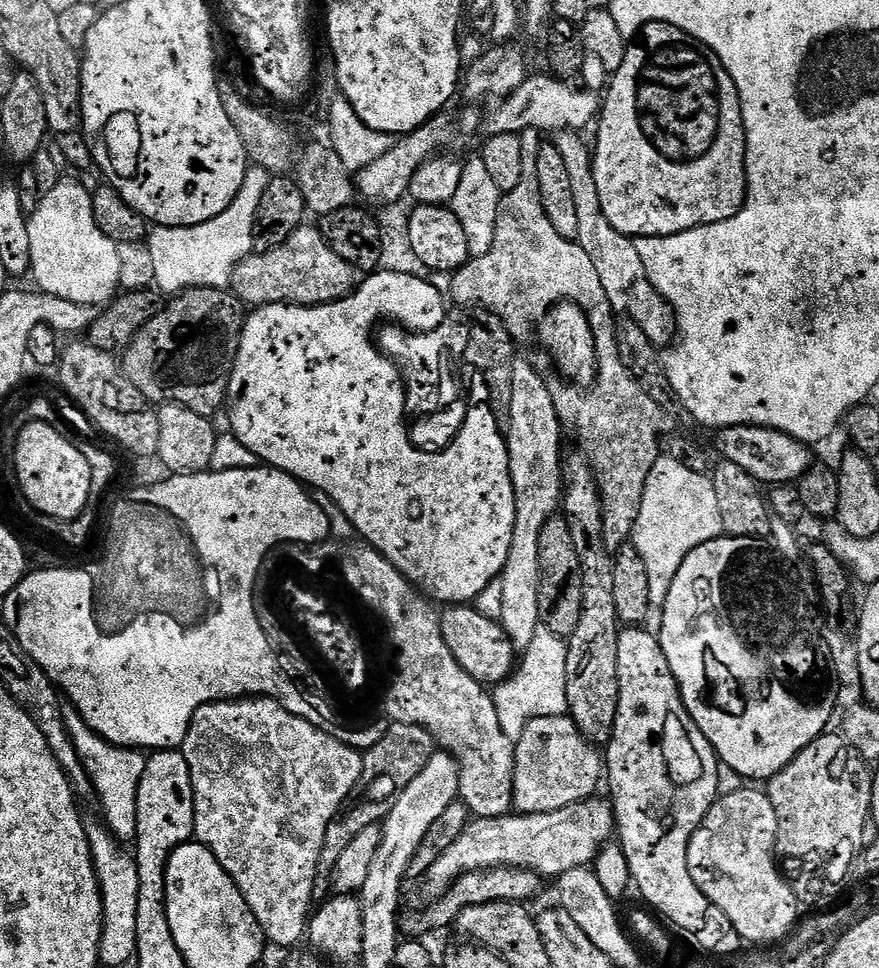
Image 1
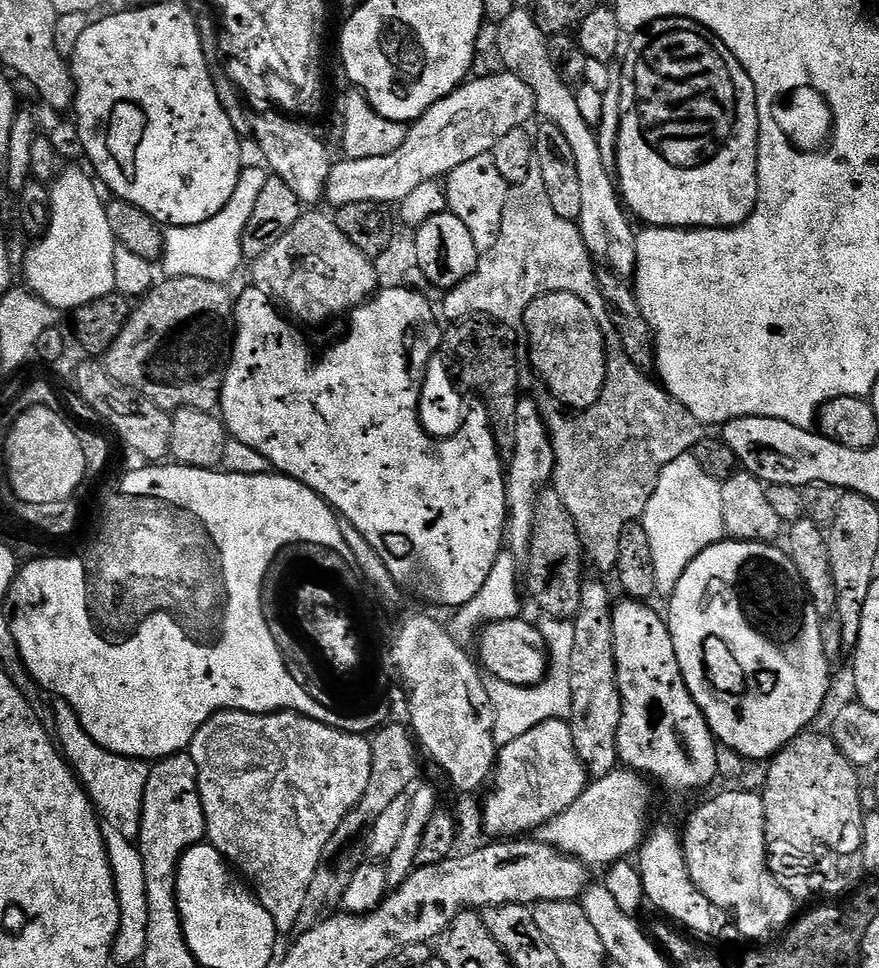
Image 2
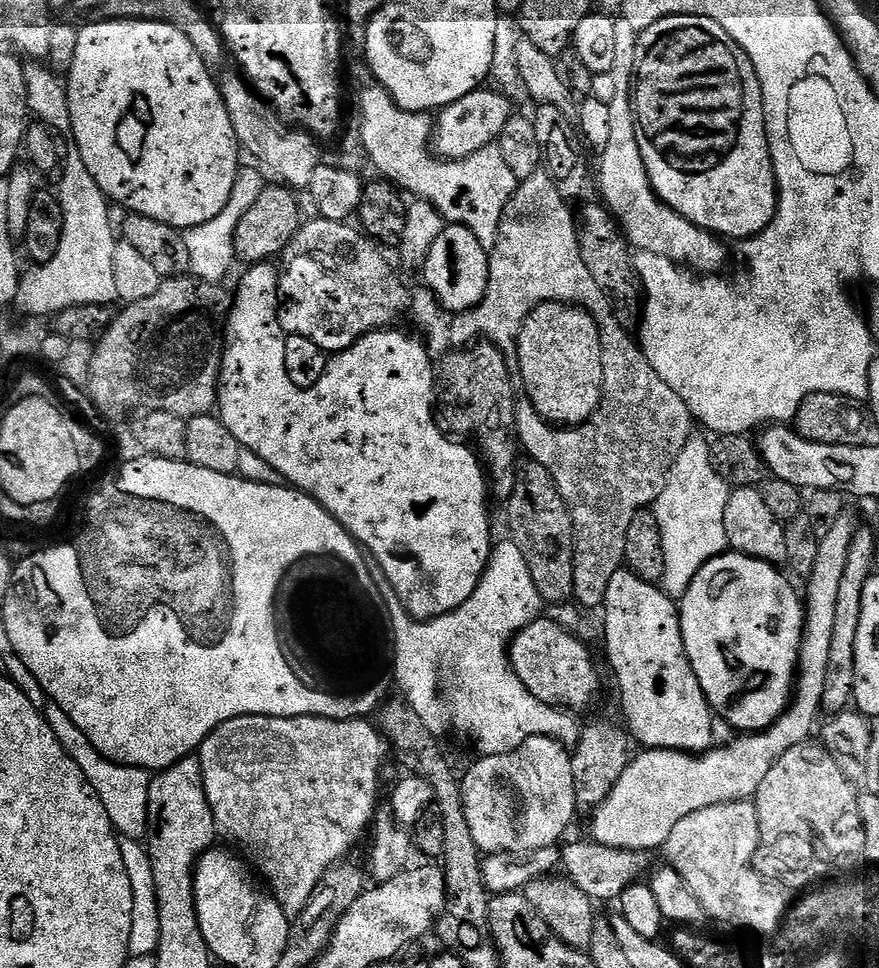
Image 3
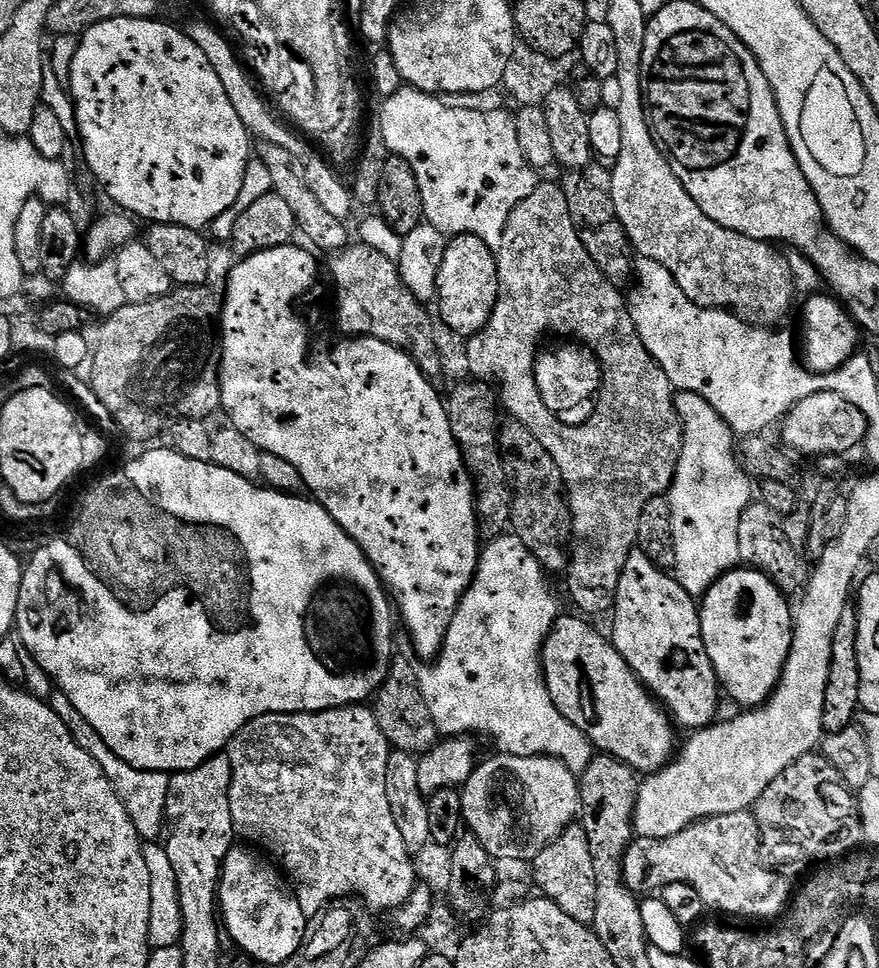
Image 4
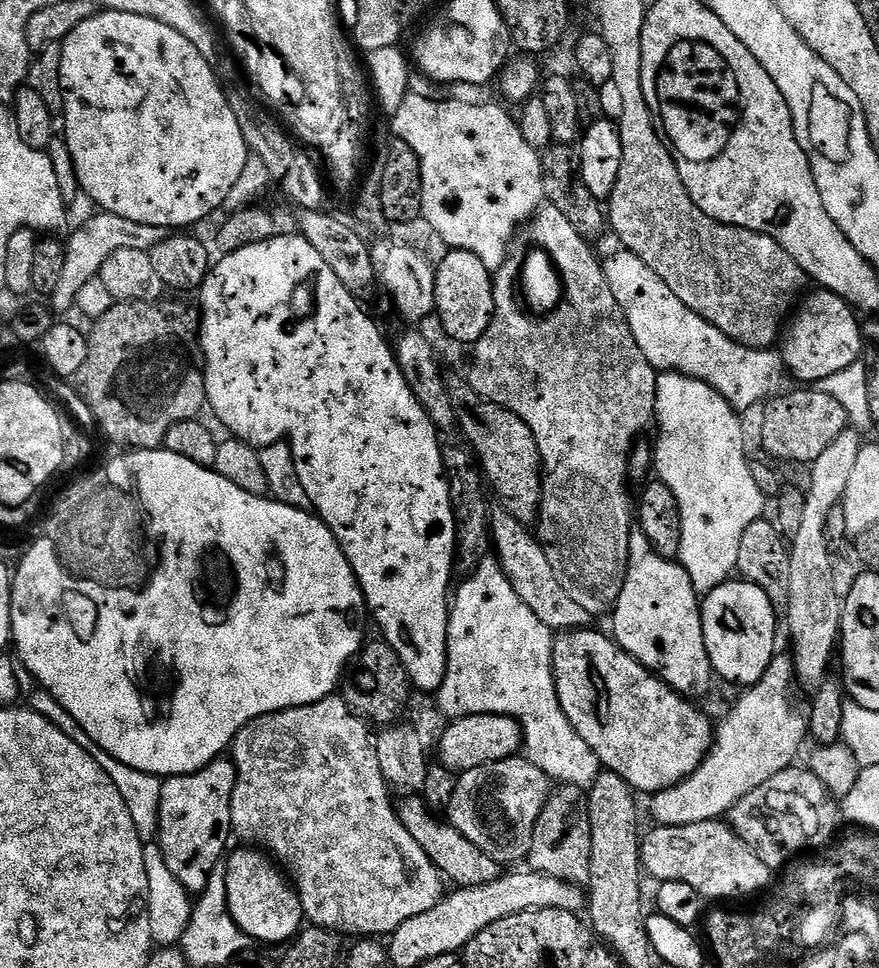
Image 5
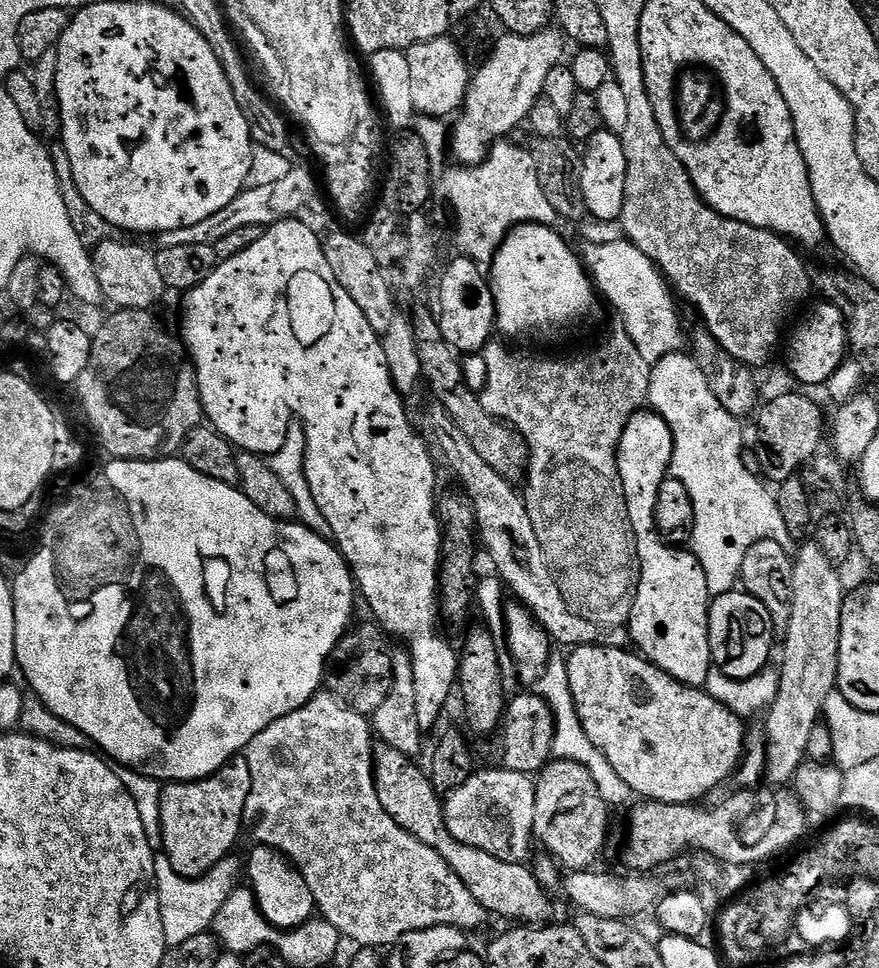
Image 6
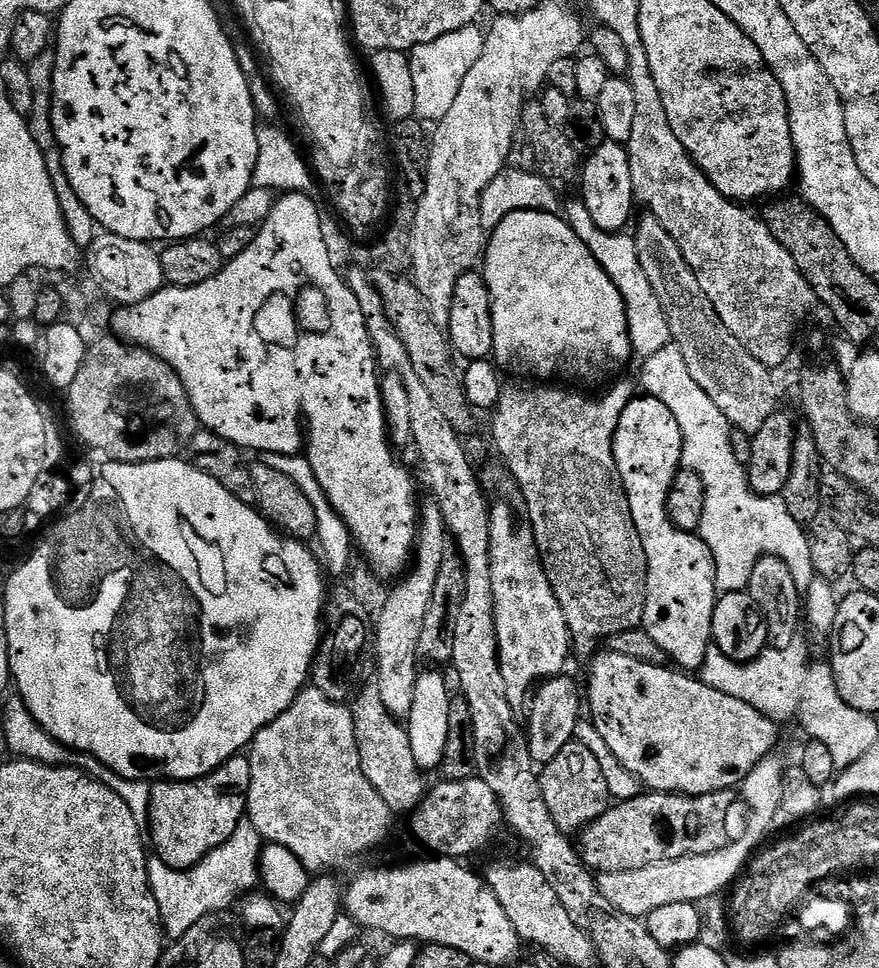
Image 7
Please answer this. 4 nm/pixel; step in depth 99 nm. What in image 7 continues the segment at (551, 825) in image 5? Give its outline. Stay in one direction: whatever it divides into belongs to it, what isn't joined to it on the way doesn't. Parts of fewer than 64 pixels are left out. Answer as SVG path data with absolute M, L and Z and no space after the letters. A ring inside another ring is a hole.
M577 742L565 745L558 756L543 767L538 778L538 787L545 813L549 814L553 823L565 834L586 828L610 806L606 781L596 756Z

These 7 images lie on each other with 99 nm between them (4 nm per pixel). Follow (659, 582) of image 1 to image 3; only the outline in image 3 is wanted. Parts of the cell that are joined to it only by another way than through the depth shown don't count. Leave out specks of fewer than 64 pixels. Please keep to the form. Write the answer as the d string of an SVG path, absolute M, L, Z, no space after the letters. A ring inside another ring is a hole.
M699 438L688 440L686 446L682 446L682 454L678 454L678 458L670 470L666 490L662 490L662 494L654 505L662 534L662 554L666 558L662 587L669 596L682 598L686 594L690 582L698 574L698 570L702 570L702 566L706 566L706 562L729 551L726 526L724 525L729 491L730 485L719 477L711 466L709 441L707 439L699 440Z

